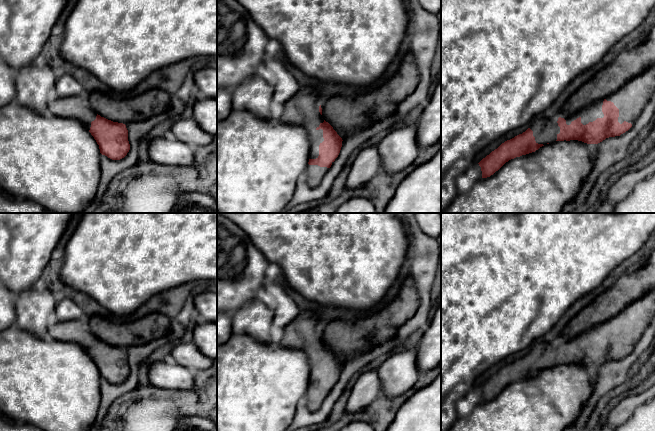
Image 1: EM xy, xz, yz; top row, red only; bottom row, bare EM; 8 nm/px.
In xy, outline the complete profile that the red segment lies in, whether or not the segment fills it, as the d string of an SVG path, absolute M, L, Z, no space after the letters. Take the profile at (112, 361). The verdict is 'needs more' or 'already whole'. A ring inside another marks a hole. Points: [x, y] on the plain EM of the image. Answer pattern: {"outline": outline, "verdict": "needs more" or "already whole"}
{"outline": "M84 319L53 320L48 328L47 339L82 346L99 369L100 377L112 384L124 382L130 374L126 349L98 339L87 328Z", "verdict": "needs more"}

